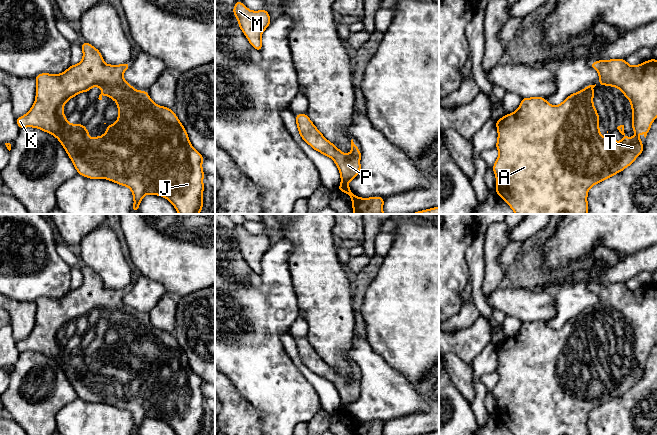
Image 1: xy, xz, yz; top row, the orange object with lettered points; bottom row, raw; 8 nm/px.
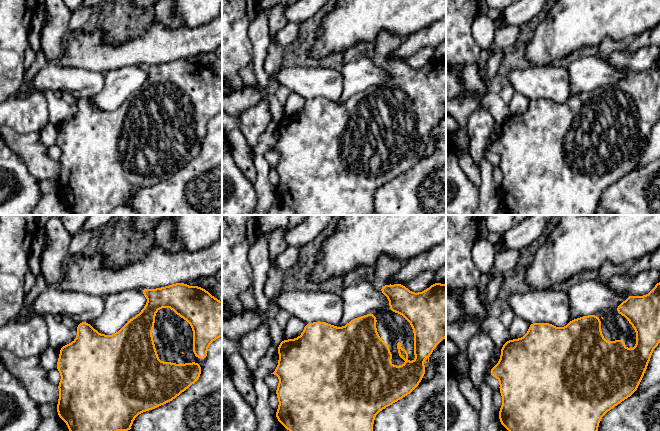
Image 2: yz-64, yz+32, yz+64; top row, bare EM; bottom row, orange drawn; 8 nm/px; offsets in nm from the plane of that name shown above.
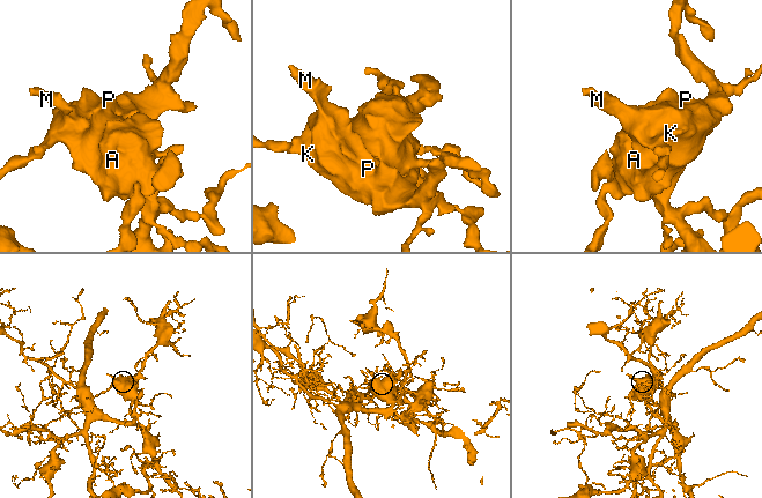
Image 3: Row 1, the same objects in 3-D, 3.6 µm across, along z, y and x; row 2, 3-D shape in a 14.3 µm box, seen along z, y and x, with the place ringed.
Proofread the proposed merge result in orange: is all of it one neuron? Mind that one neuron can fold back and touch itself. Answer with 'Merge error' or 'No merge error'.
No merge error

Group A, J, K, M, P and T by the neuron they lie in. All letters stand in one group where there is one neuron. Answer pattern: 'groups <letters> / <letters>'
groups A J K M P T

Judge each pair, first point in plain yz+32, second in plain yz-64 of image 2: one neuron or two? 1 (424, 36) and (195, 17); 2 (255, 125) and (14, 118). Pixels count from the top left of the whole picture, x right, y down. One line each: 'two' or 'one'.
1: two
2: one

